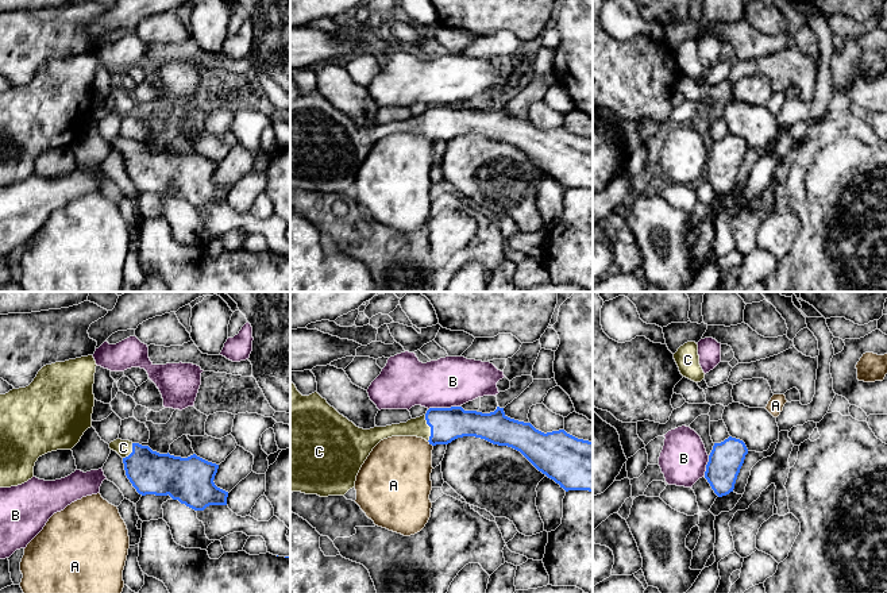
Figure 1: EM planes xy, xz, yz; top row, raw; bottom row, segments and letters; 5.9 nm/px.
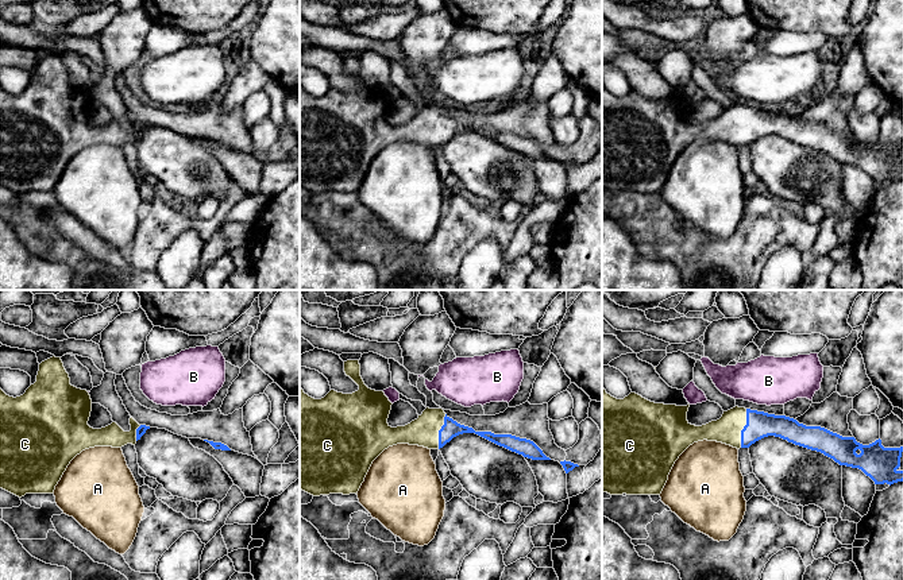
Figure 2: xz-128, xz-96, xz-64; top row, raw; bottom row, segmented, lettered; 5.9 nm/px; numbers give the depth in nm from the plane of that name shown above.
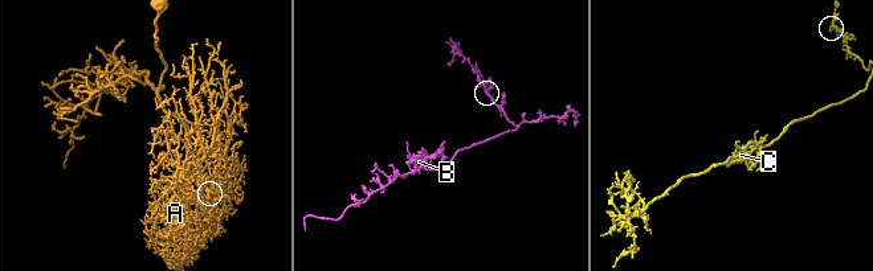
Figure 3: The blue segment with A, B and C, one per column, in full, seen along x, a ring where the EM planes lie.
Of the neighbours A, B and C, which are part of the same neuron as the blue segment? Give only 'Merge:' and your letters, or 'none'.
Merge: C

